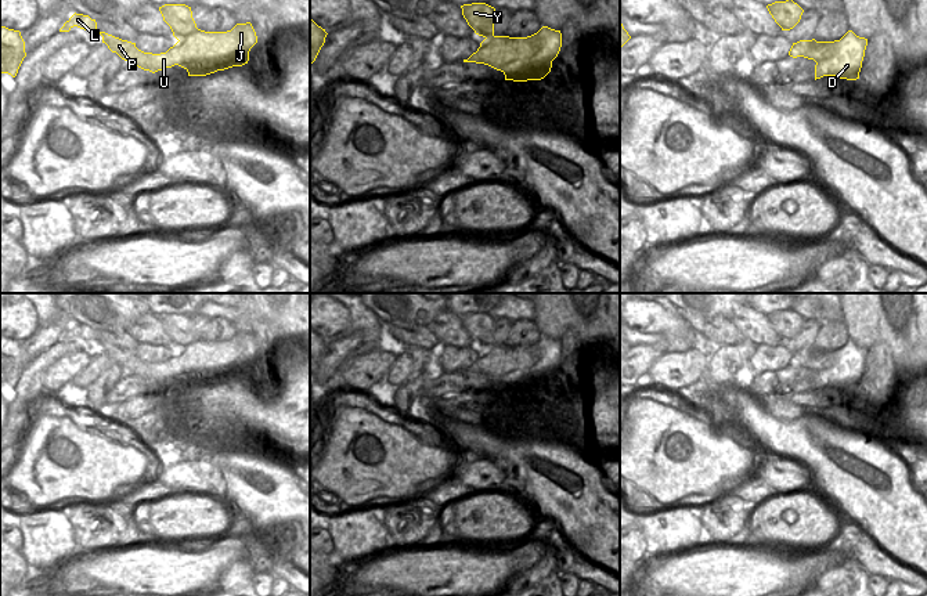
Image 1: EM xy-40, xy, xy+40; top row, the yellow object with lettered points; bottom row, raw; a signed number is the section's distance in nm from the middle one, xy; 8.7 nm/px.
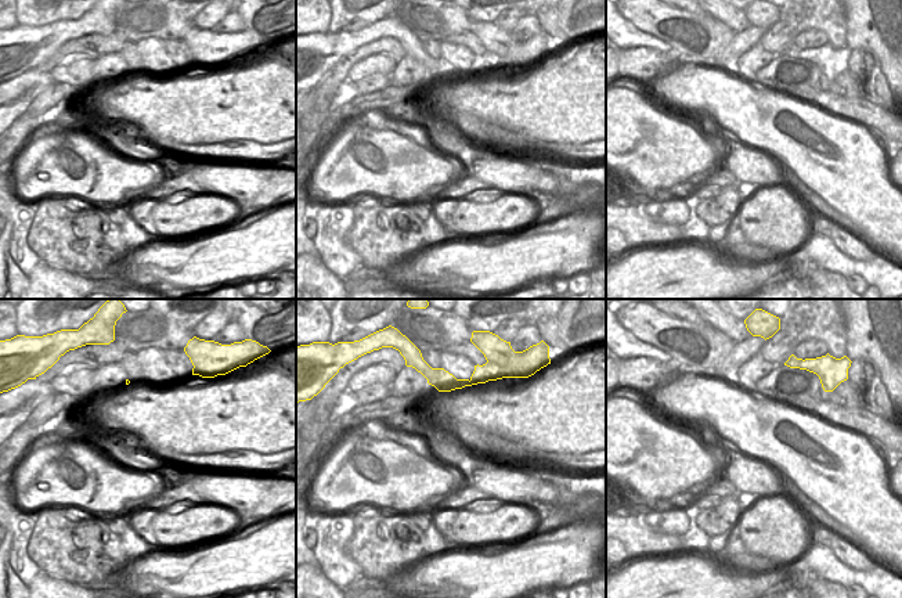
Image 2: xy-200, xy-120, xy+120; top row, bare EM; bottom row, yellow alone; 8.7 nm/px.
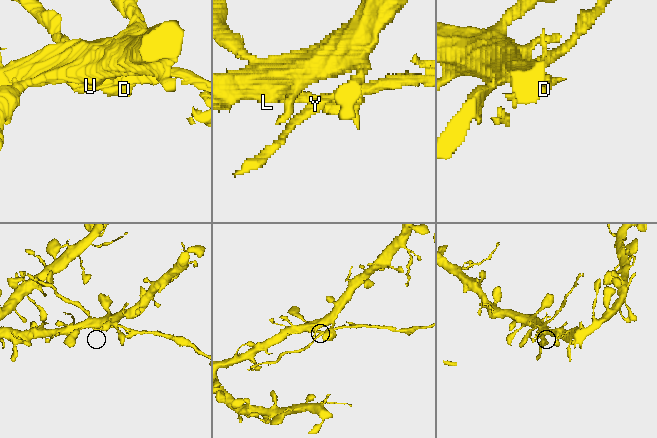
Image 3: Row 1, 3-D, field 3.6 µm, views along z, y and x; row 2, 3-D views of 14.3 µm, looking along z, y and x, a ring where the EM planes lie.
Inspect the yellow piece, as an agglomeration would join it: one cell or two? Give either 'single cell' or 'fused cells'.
fused cells

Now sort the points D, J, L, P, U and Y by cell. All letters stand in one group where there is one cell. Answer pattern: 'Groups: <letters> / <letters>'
Groups: D L P U / J Y.

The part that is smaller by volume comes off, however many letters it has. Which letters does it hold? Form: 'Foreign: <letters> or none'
Foreign: J, Y

